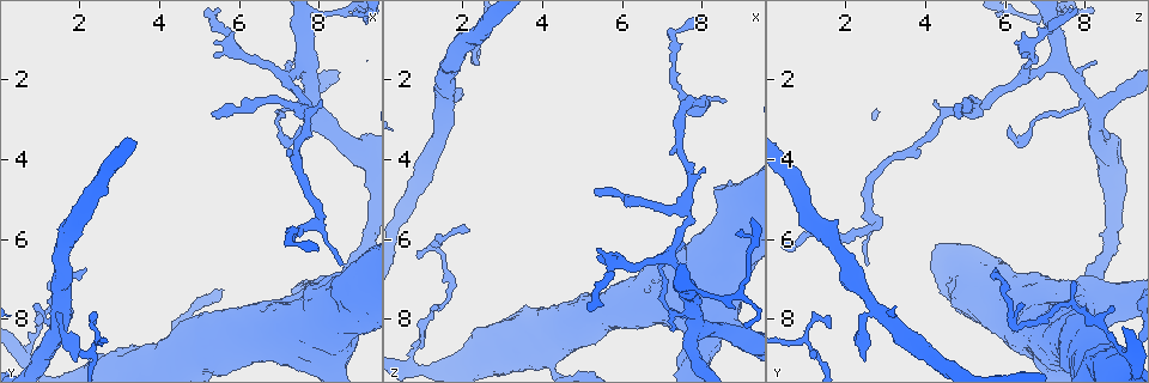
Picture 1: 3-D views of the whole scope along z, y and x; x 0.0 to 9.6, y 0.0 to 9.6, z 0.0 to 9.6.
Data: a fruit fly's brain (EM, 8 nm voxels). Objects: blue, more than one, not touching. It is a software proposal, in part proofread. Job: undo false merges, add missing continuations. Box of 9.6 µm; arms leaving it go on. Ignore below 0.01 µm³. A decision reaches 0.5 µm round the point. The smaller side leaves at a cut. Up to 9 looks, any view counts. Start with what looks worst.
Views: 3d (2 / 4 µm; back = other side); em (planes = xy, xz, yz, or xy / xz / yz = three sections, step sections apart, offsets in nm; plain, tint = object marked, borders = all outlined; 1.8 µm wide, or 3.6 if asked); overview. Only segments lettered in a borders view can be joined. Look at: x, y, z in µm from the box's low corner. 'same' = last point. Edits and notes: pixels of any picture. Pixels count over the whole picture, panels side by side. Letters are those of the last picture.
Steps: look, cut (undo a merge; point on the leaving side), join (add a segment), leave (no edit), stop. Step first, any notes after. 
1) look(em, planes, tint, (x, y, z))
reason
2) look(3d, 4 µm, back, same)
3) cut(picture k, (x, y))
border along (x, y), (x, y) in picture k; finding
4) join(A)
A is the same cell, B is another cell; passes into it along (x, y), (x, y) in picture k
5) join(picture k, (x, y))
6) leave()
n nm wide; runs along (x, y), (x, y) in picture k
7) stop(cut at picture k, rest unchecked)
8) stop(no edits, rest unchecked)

look(em, planes, borders, (7.80, 2.75, 8.25))
calibre changes

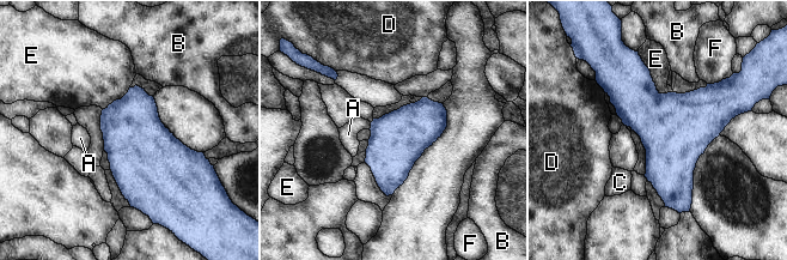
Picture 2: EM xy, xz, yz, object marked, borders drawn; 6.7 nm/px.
leave()
380 nm wide; E touches over 360 nm; A, B, C, D, E and F are other cells; all the same neuron

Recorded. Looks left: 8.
look(em, planes, borders, (1.80, 9.05, 2.50))
branch stops here

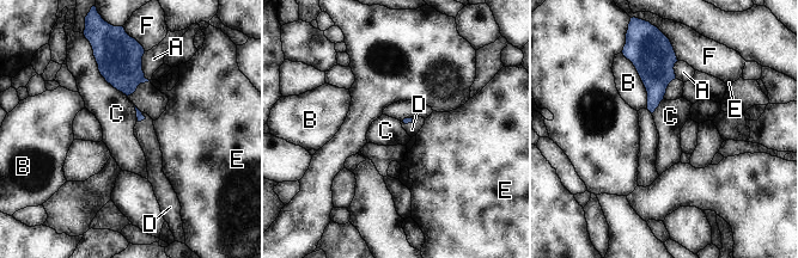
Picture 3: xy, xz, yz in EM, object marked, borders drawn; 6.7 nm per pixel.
join(D)
B touches over 400 nm; D is the same cell, A, B, C, E and F are other cells; passes into it along (140, 117), (144, 118), (144, 130) in picture 3; it goes on there

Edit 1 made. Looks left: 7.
look(overview)
redraw

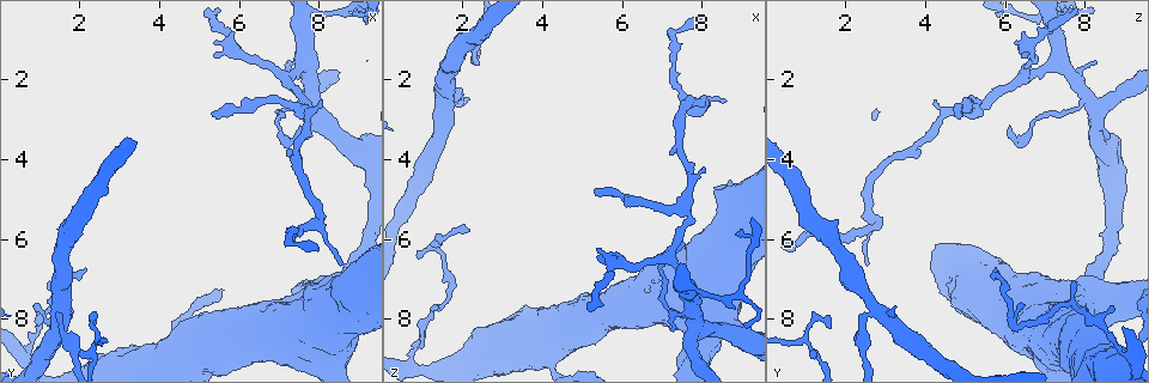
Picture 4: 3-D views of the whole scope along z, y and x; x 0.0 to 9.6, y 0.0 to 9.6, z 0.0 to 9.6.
look(em, 3.6 µm, planes, borders, (2.55, 8.50, 0.95))
sharp bend

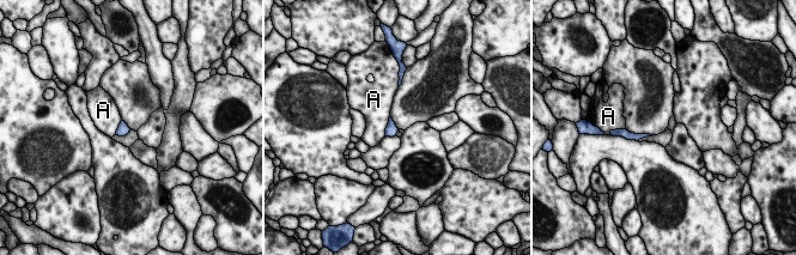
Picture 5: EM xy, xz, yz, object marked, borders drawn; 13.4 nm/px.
leave()
A touches over 280 nm; A is another cell; border along (389, 116), (384, 135) in picture 5; all the same neuron

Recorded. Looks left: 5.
look(3d, 4 µm, (0.70, 8.95, 9.05))
side arm on a straight run

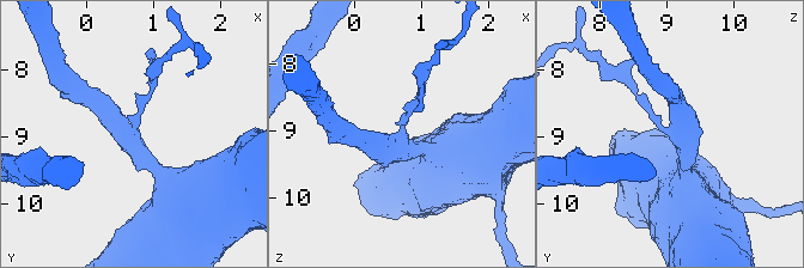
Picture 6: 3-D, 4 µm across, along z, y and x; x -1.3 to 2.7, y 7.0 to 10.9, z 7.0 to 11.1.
look(em, planes, borders, (0.70, 8.90, 9.10))
3 arms; now the EM

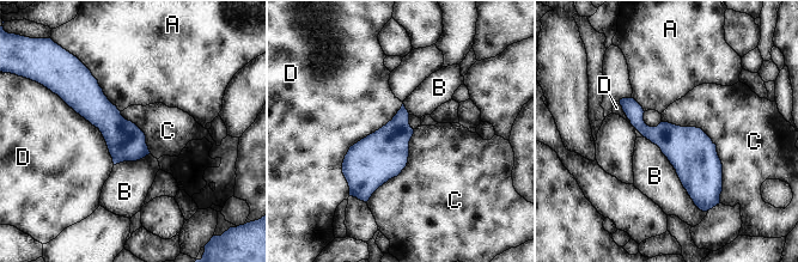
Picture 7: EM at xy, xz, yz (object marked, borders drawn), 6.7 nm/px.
leave()
260 nm wide; A, B, C and D are other cells; border along (663, 121), (716, 145), (720, 200) in picture 7; one neuron here

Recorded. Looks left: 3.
stop(join at picture 3, rest unchecked)

